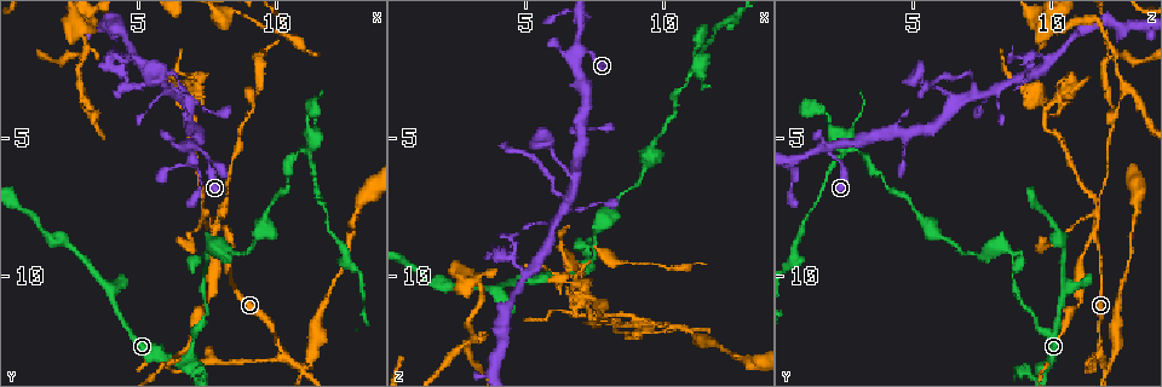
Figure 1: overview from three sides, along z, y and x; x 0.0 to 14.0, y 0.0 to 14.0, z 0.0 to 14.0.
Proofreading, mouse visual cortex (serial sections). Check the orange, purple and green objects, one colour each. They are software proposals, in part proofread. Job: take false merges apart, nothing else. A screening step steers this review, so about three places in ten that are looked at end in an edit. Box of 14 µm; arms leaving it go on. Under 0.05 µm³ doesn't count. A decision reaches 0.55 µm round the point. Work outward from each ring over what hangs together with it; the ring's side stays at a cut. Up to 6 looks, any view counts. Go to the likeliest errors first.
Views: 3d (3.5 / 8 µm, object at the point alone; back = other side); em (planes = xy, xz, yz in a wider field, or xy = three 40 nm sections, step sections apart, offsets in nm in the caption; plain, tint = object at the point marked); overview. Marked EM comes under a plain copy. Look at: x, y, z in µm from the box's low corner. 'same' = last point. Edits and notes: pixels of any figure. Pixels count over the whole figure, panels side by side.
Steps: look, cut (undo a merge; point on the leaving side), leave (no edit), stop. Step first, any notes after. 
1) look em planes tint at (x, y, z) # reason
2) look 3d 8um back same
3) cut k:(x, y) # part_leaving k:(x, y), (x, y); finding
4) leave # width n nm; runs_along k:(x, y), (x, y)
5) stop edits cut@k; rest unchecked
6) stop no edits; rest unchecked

look 3d 3.5um at (10.8, 13.3, 12.0) # sharp bend

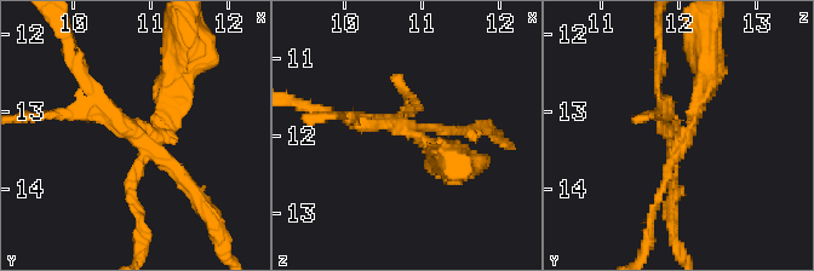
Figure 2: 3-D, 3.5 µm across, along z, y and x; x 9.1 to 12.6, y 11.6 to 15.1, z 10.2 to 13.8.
look em xy step 3 tint at (10.80, 13.30, 11.90) # shape alone is not enough

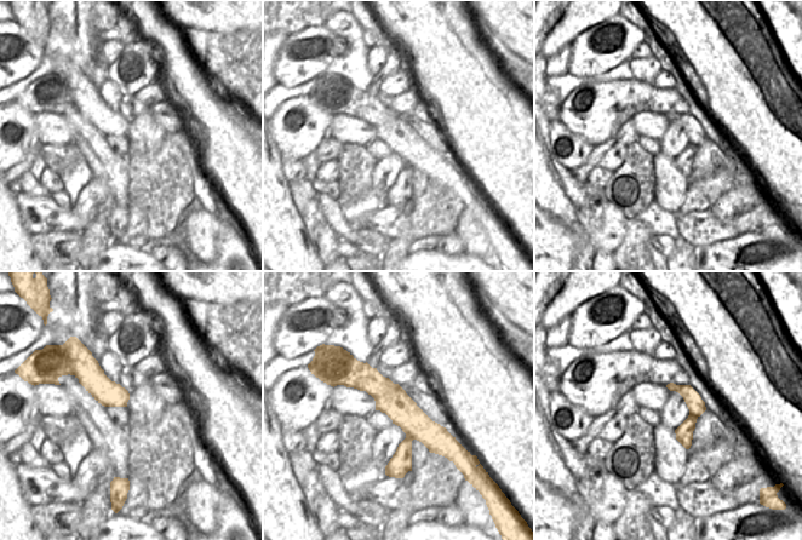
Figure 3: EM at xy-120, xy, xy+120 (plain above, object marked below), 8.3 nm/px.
cut 2:(159, 96) # a second cell is stuck on

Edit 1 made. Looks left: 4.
look 3d 8um at (6.7, 13.1, 9.8) # a narrow waist

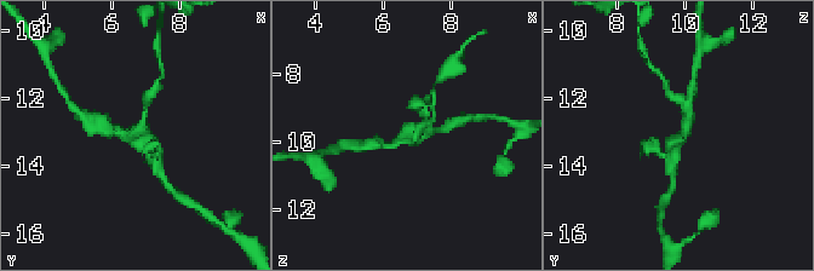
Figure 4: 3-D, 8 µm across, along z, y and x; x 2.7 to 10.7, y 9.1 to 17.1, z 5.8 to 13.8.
look em xy step 2 tint at (6.8, 13.2, 9.9)

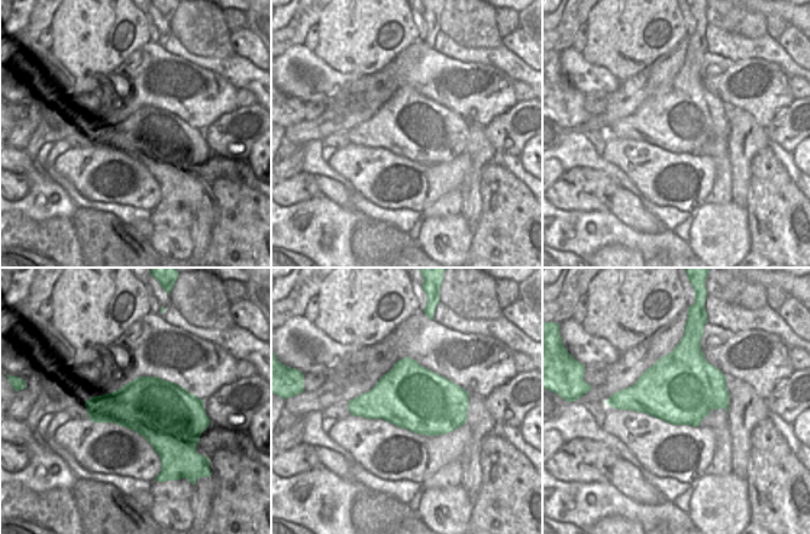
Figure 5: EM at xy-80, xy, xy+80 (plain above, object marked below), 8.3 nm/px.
leave # runs_along 4:(105, 126), (137, 138), (144, 105); all the same cell

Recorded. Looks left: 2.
look 3d 3.5um at (7.1, 5.3, 1.8) # sharp bend

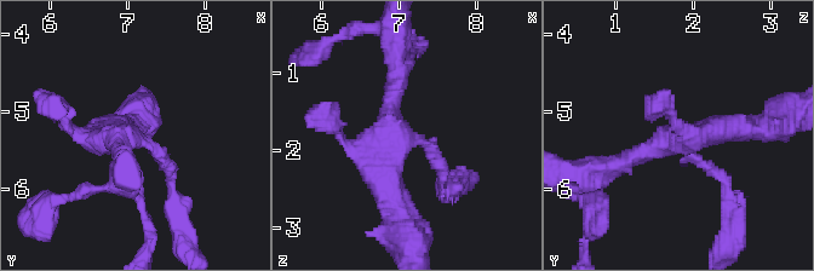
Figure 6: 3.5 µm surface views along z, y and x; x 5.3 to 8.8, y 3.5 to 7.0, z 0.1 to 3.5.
look em xy step 2 tint at (7.10, 5.35, 1.85) # arms 4; arm_widths 150, 200, 250, 400 nm

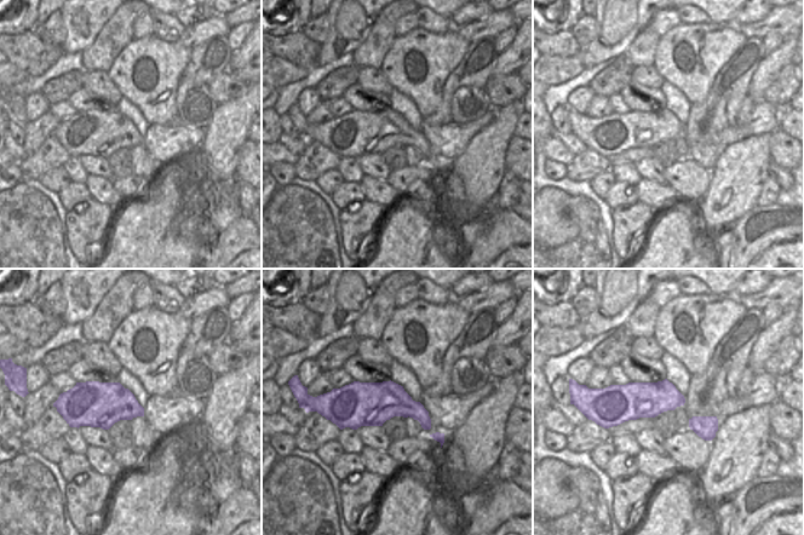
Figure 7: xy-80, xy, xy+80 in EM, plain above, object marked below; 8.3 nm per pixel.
leave # runs_along 6:(726, 184), (680, 139), (751, 128); one cell here

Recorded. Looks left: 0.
stop edits cut@2; rest unchecked

